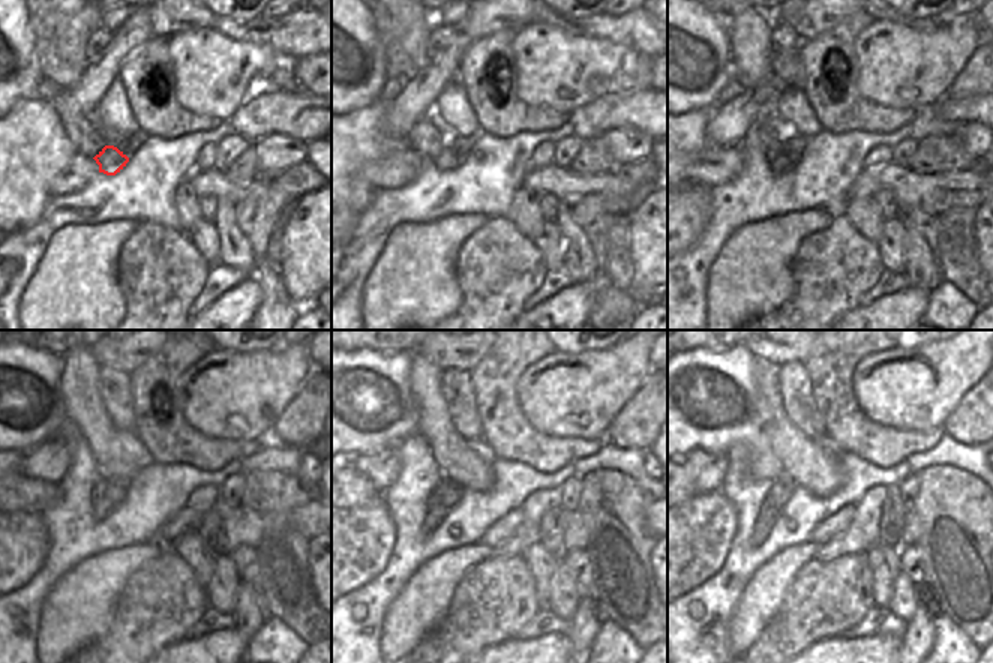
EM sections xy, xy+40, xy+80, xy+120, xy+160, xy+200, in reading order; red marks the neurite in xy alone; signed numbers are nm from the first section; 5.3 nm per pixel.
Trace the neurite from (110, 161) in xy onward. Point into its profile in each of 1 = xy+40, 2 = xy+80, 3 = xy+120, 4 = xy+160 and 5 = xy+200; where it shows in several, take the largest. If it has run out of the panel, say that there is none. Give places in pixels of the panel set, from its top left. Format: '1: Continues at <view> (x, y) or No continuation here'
1: Continues at xy+40 (447, 161)
2: Continues at xy+80 (779, 165)
3: Continues at xy+120 (102, 506)
4: Continues at xy+160 (435, 512)
5: Continues at xy+200 (767, 515).

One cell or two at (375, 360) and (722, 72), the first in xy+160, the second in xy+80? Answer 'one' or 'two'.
one

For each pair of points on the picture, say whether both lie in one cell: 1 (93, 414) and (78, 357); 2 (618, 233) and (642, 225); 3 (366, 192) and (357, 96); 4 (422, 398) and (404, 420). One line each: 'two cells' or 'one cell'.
1: one cell
2: two cells
3: two cells
4: two cells

